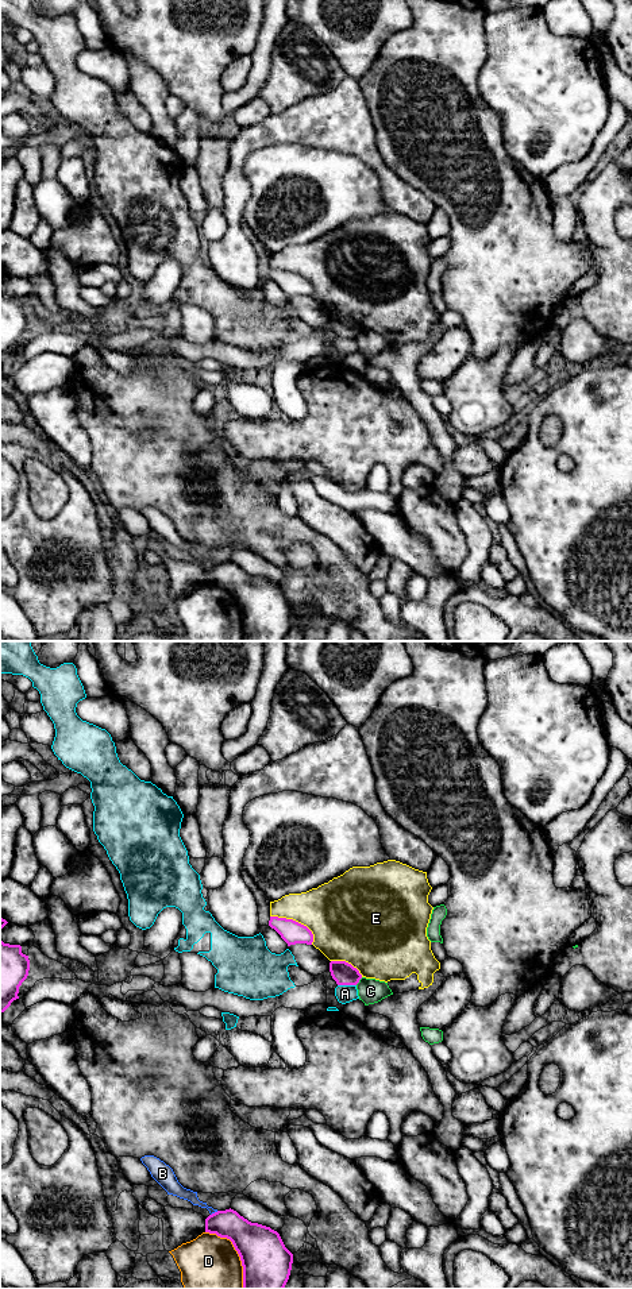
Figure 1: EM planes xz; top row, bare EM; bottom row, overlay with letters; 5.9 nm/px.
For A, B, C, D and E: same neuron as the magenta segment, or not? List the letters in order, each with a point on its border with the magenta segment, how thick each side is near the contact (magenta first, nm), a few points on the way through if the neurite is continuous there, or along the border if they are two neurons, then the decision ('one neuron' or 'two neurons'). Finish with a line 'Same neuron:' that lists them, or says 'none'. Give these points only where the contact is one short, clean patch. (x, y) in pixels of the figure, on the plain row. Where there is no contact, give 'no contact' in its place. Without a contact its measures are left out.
A: meets magenta in xz at (347, 336); 140 nm thick on the magenta side, 110 nm on the other; two neurons
B: meets magenta in xz at (215, 564); 190 nm thick on the magenta side, 70 nm on the other; border along xz (218, 563), (211, 567); two neurons
C: meets magenta in xz at (358, 334); 140 nm thick on the magenta side, 150 nm on the other; border along xz (362, 330), (355, 336); two neurons
D: meets magenta in xz at (238, 605); 300 nm thick on the magenta side, 360 nm on the other; two neurons
E: meets magenta in xz at (297, 274); 140 nm thick on the magenta side, 380 nm on the other; two neurons
Same neuron: none

